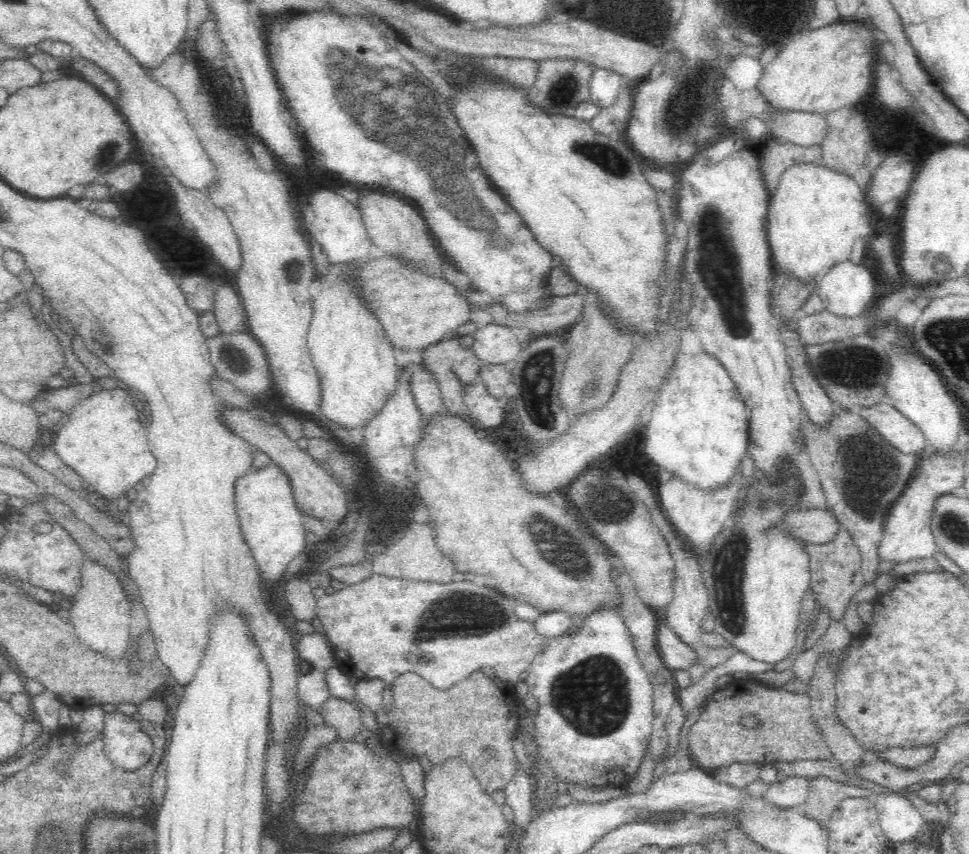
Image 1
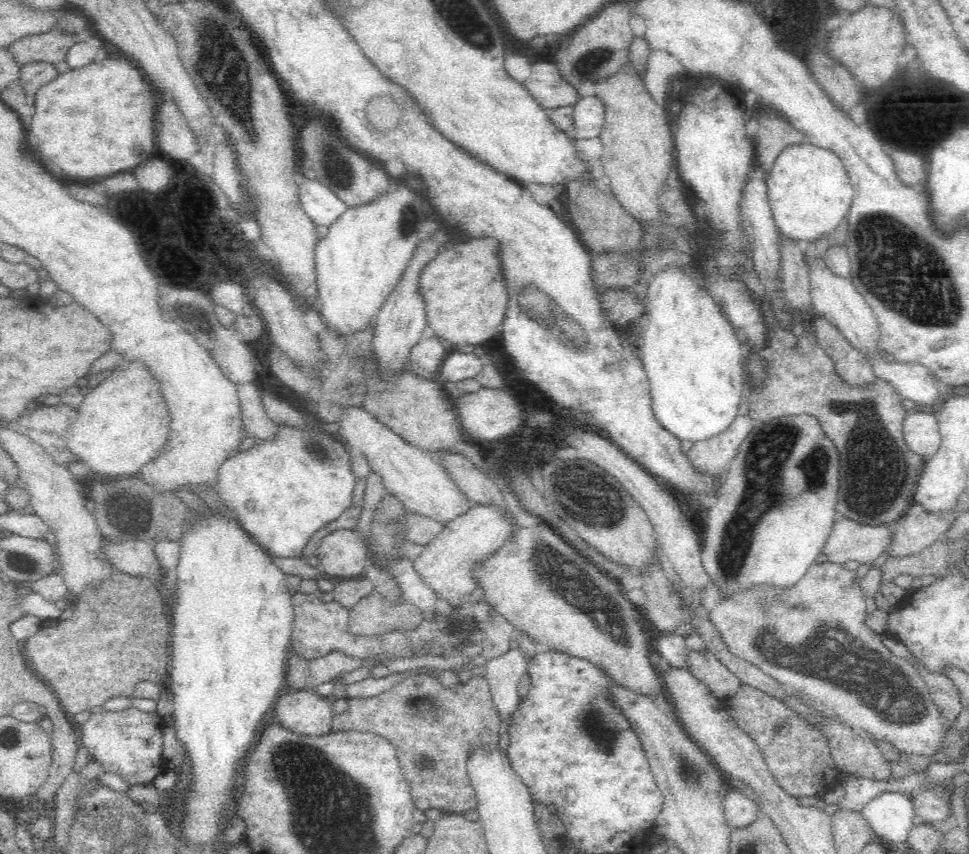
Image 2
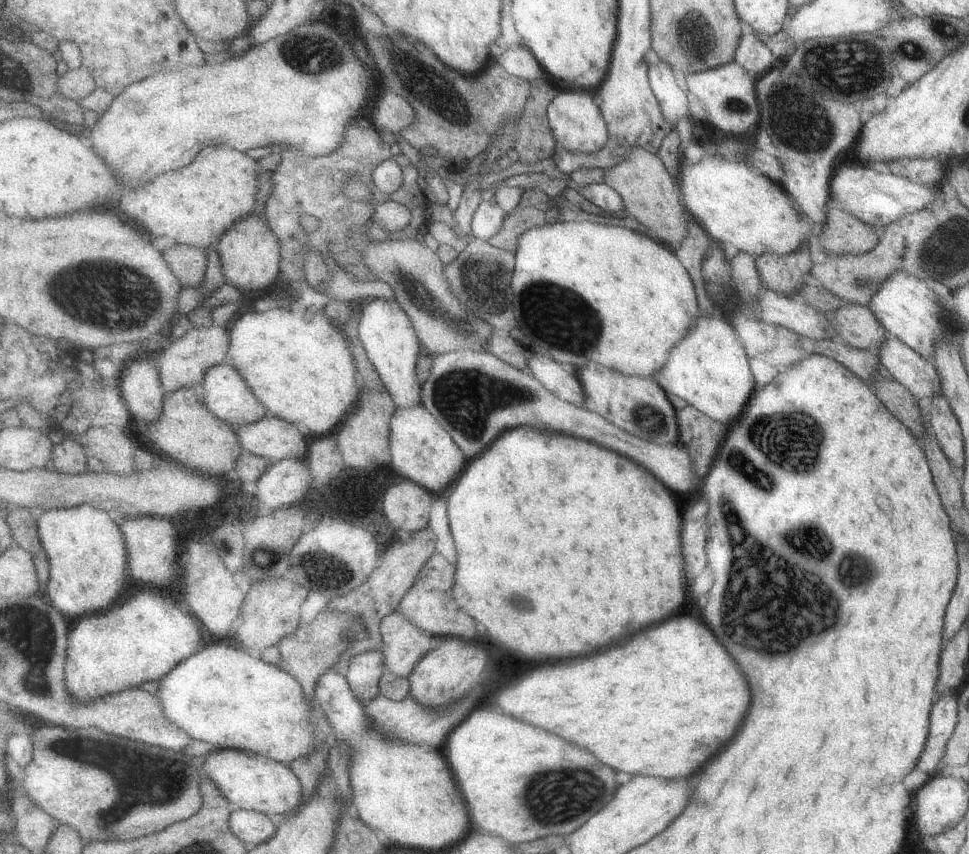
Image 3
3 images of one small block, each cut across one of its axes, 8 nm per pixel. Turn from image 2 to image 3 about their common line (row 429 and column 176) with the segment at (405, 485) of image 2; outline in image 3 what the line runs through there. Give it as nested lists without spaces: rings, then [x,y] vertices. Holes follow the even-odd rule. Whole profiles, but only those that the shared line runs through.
[[[217,324],[193,328],[181,340],[171,340],[169,348],[165,348],[157,356],[157,366],[161,372],[163,388],[167,392],[173,392],[183,386],[193,386],[197,382],[203,384],[205,370],[209,370],[211,366],[217,366],[217,364],[225,364],[229,360],[229,354],[227,354],[229,344],[231,344],[231,332],[225,326],[217,326]]]

